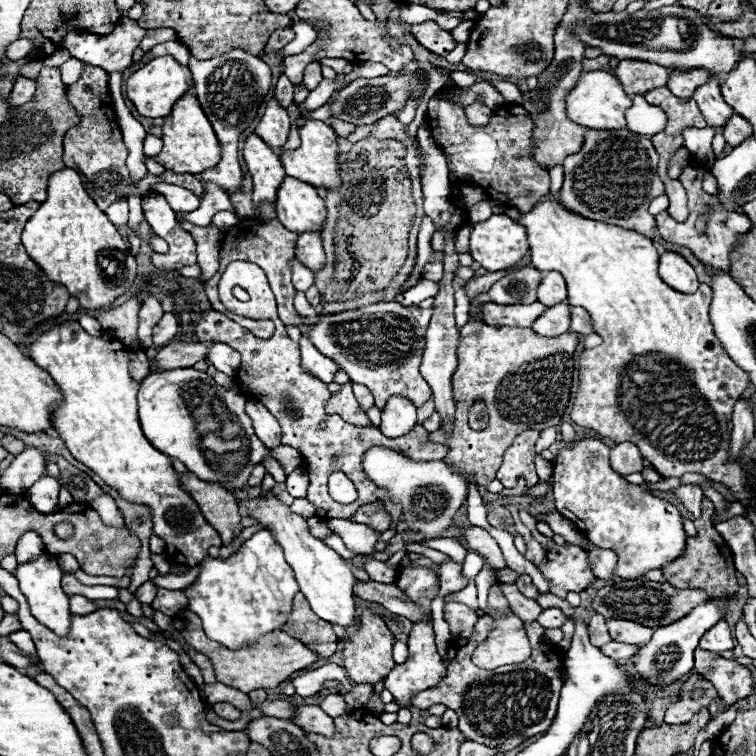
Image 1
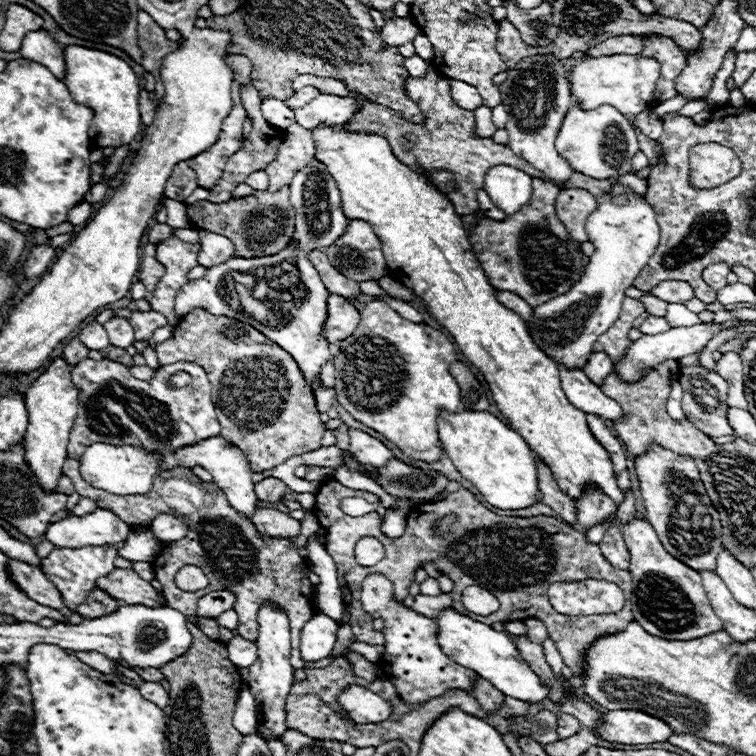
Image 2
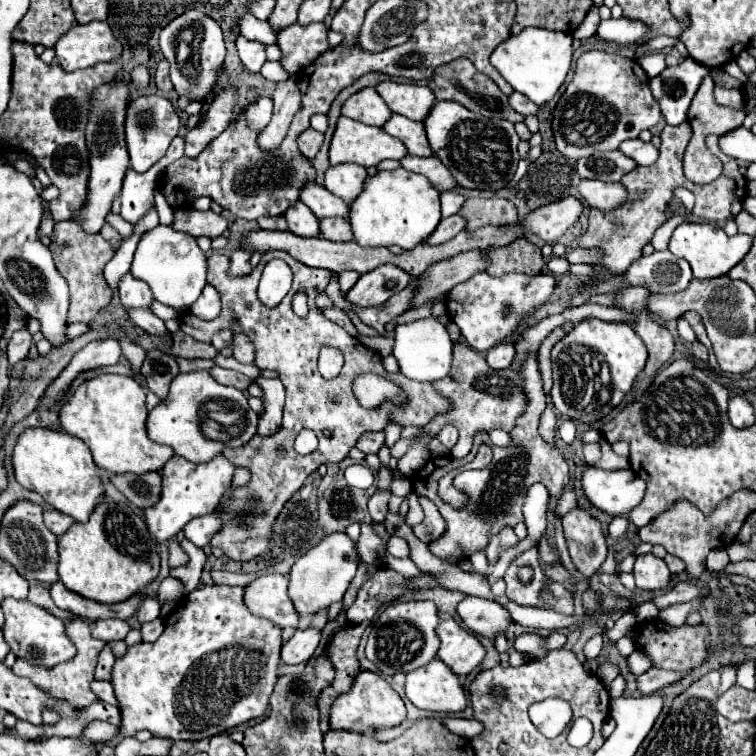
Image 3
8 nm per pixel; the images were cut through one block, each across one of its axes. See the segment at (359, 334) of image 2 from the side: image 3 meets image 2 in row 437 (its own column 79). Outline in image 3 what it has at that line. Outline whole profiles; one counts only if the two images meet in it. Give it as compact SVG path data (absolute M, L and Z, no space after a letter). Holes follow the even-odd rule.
M98 374L82 382L76 392L64 400L58 418L64 432L86 442L94 456L94 464L112 474L144 474L148 470L160 470L164 462L174 454L172 448L160 446L146 436L146 390L124 374Z

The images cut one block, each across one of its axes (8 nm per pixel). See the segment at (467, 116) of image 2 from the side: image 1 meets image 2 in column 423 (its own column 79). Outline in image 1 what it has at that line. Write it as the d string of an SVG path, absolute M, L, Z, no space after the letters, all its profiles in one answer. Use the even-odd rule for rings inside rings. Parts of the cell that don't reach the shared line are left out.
M84 66L82 76L78 82L68 86L68 100L76 106L78 114L82 116L80 124L70 128L64 134L64 164L72 166L78 170L82 176L86 176L88 184L88 194L96 200L96 204L106 210L112 202L116 202L122 196L128 196L132 178L130 170L126 168L126 156L128 150L122 142L122 132L116 122L114 110L104 110L112 108L112 96L108 90L108 74L106 70L98 66Z

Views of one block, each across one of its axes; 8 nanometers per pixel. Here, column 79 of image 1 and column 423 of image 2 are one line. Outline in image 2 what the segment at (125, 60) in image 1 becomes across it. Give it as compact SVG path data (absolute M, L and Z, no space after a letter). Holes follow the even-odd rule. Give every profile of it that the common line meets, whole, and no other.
M418 32L416 34L416 38L412 40L414 42L414 48L416 48L416 54L420 56L420 58L424 58L426 62L430 62L432 58L434 58L434 50L432 50L432 44L430 44L430 40L422 34L422 32Z

